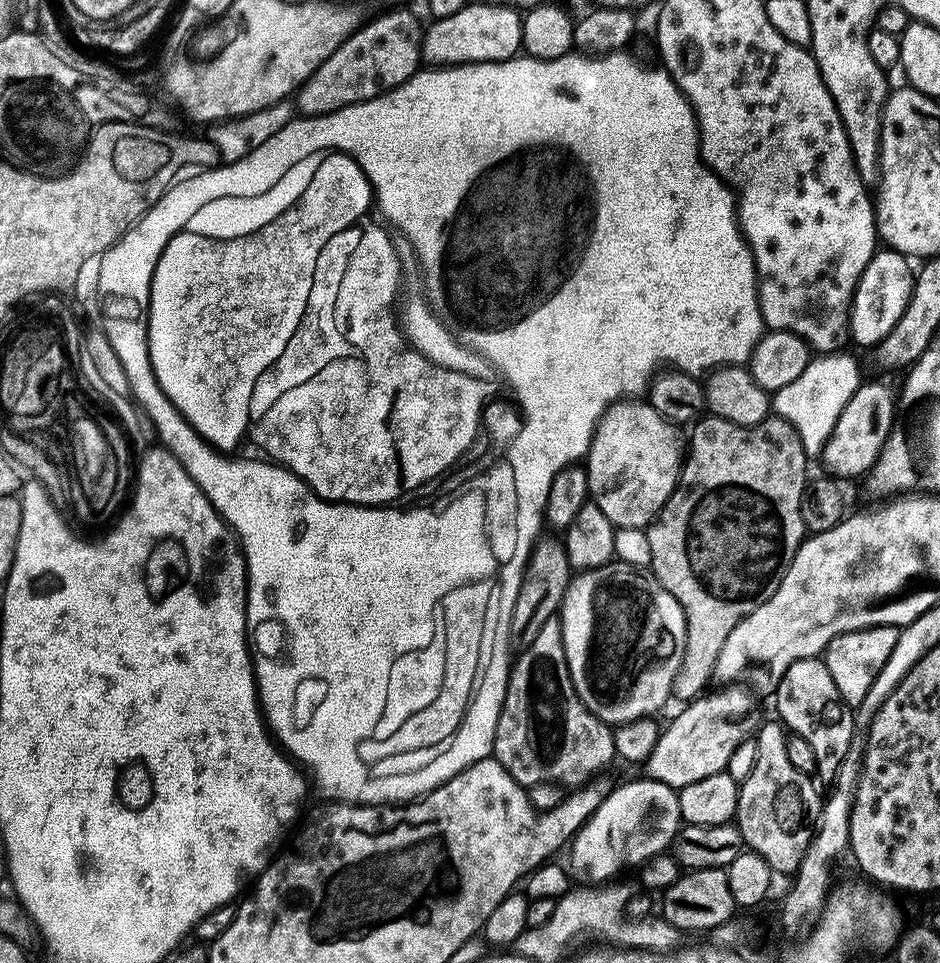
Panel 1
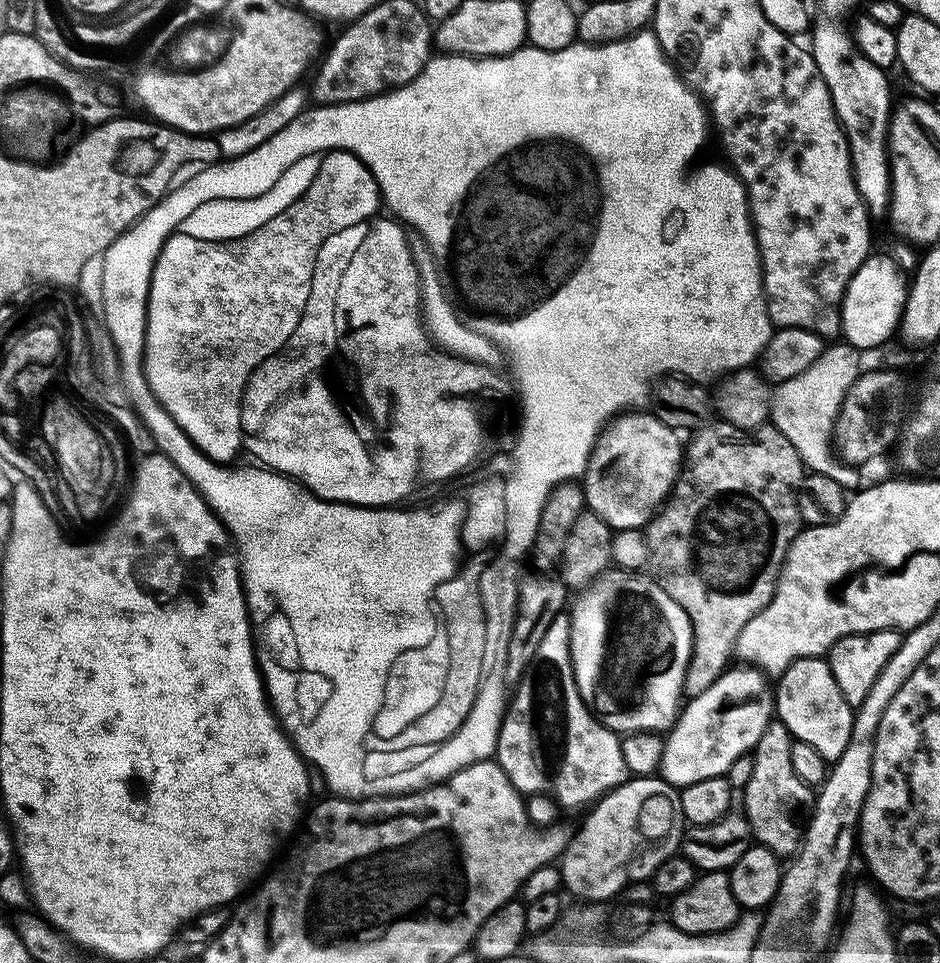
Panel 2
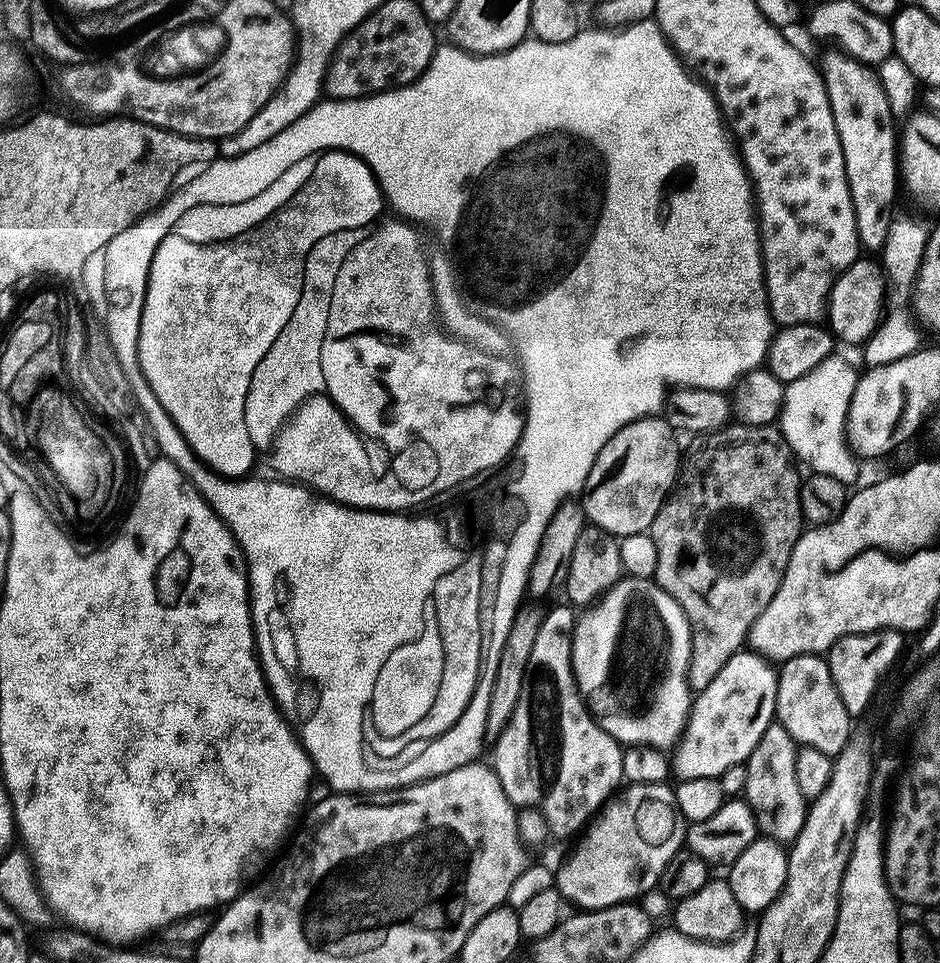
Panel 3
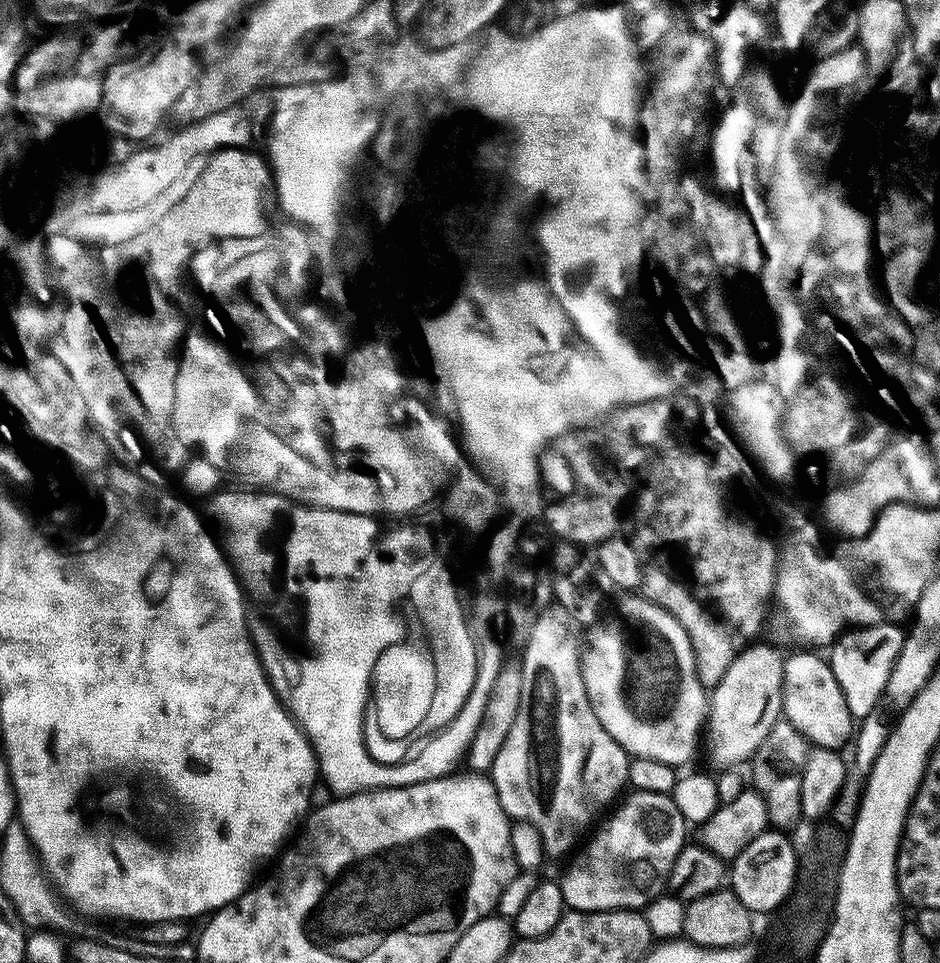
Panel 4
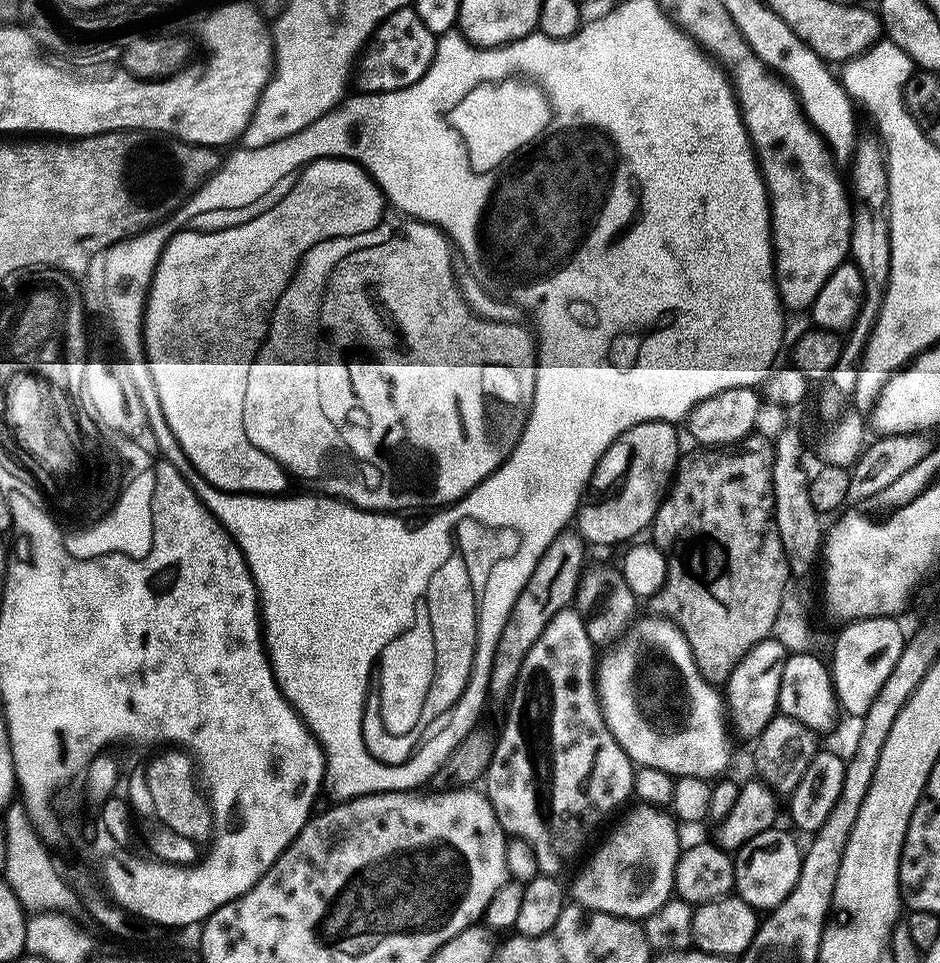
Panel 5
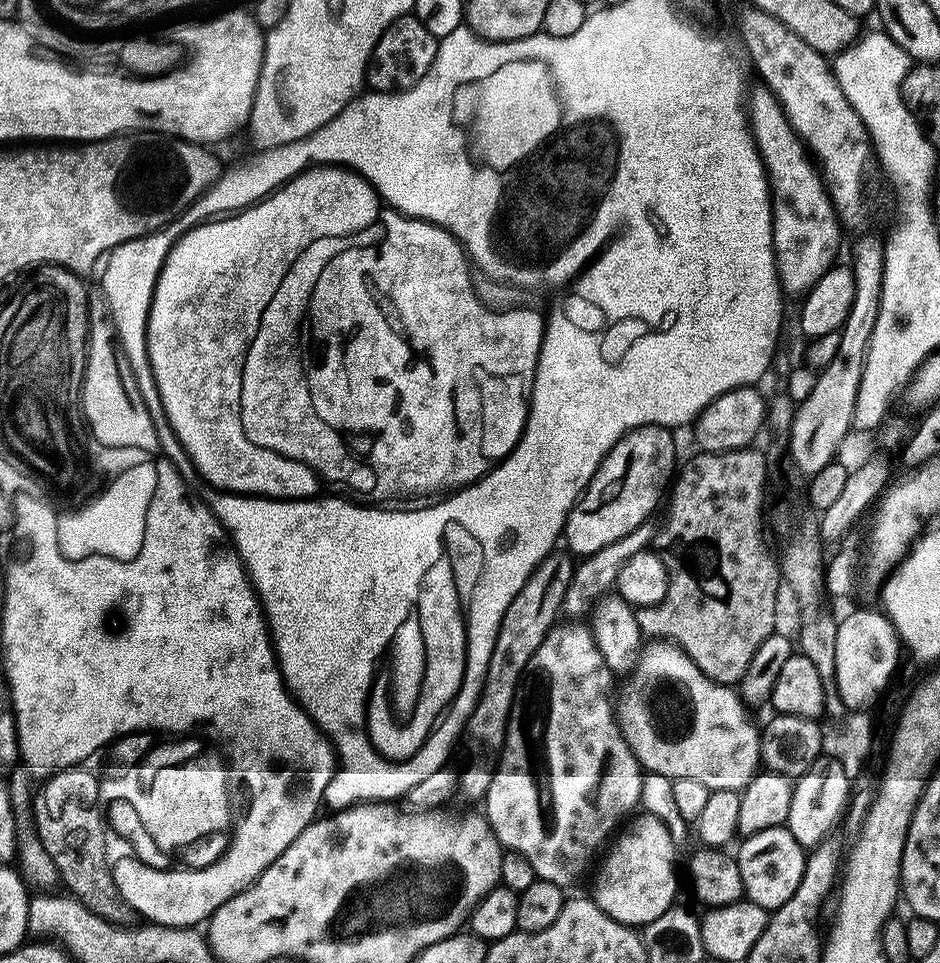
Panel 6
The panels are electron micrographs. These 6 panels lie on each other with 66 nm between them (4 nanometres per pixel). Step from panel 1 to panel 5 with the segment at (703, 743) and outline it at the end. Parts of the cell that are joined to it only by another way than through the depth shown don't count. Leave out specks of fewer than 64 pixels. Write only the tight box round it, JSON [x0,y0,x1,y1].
[724,640,788,739]

